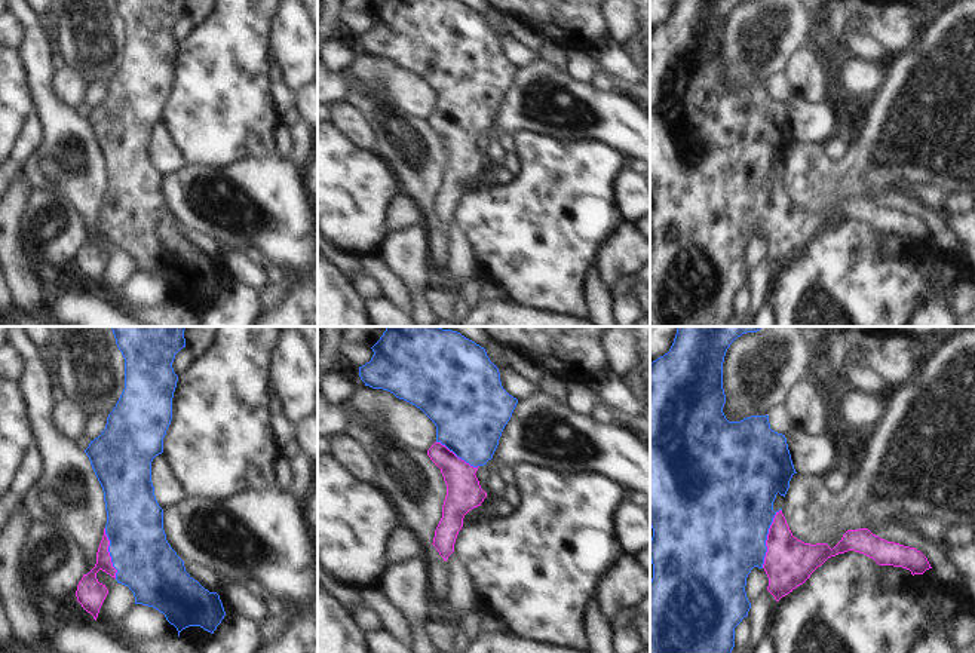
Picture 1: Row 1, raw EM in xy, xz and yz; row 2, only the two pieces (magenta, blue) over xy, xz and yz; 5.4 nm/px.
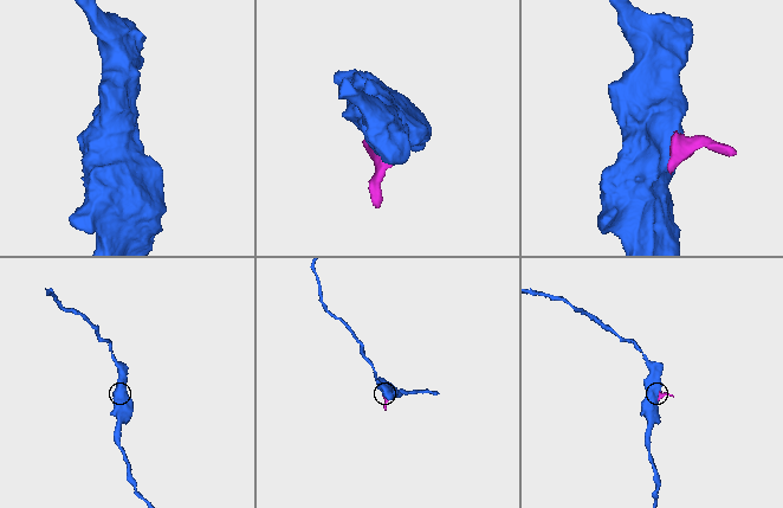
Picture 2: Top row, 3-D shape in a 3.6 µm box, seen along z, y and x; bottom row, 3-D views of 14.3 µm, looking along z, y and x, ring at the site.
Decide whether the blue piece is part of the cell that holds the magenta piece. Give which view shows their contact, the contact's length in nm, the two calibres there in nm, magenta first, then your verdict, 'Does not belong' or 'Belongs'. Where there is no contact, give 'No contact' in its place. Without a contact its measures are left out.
Touches magenta in yz. Shared border 340 nm. Thickness 260 nm (magenta) against 480 nm. Belongs.

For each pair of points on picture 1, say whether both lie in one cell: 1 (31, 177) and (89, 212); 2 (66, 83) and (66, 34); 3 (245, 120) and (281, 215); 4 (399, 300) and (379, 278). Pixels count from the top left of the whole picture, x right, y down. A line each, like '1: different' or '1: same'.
1: same
2: different
3: different
4: same

